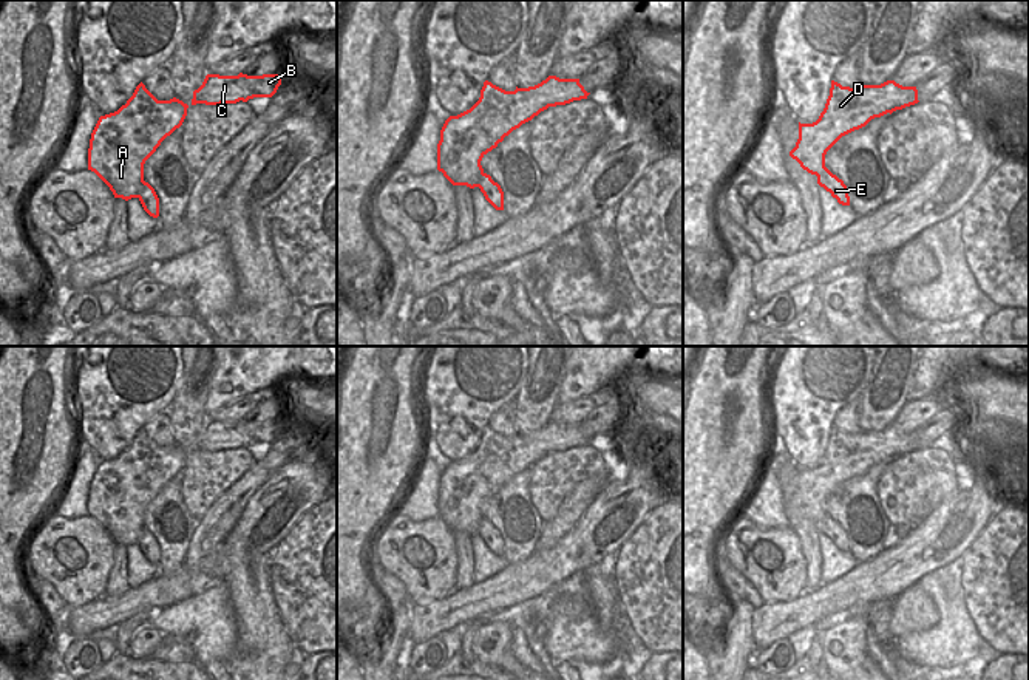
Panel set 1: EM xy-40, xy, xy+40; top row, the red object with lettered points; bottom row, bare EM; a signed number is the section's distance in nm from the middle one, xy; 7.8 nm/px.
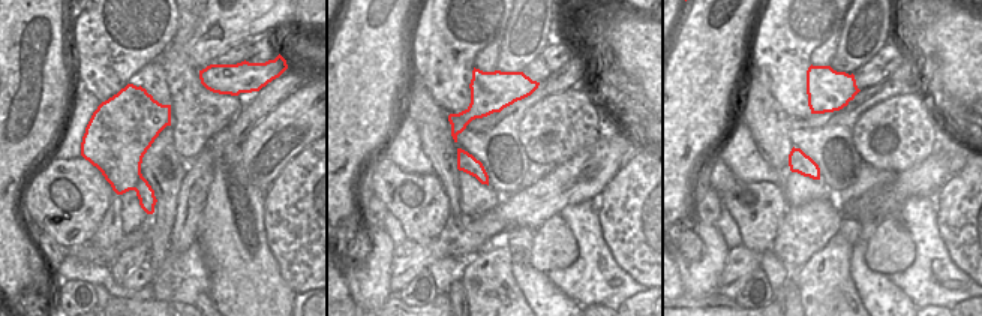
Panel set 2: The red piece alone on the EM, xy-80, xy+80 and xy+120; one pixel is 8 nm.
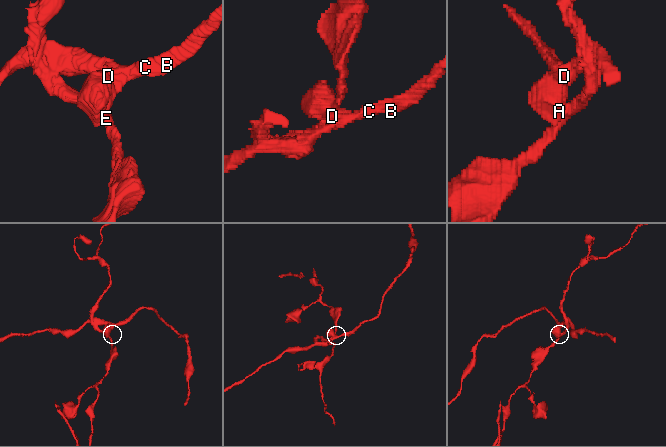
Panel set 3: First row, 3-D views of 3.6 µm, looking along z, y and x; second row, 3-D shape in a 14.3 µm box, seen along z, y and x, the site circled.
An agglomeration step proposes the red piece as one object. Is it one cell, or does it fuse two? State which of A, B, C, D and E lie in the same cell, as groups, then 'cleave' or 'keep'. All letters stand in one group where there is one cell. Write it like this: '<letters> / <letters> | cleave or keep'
A B C D / E | cleave

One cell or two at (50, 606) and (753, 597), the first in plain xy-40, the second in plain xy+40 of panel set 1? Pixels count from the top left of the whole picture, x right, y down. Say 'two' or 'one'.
two

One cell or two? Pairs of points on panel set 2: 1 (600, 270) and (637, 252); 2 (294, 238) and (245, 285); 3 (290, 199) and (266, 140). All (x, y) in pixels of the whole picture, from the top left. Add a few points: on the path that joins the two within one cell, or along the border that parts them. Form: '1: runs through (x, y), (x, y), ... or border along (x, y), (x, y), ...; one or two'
1: border along (601, 229), (601, 237), (612, 258), (642, 285); two
2: border along (266, 223), (266, 243), (281, 276), (293, 288); two
3: border along (305, 149), (287, 163), (266, 189); two

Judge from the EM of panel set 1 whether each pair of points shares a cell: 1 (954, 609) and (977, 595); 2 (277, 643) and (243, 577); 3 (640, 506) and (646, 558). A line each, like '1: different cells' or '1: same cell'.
1: different cells
2: same cell
3: different cells

